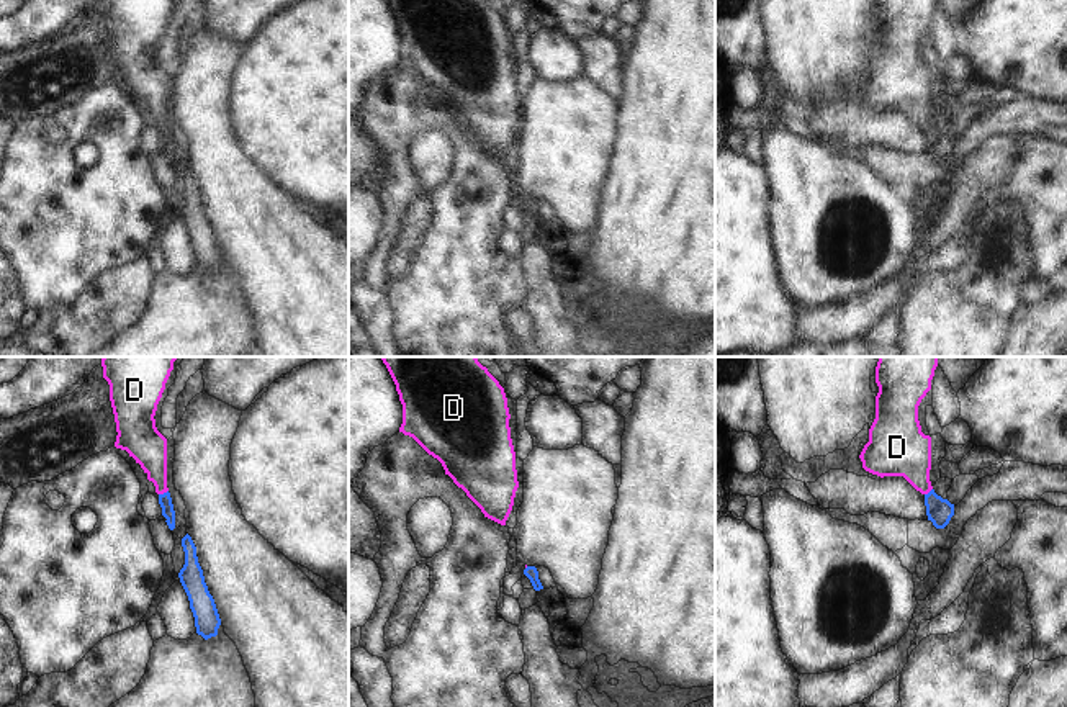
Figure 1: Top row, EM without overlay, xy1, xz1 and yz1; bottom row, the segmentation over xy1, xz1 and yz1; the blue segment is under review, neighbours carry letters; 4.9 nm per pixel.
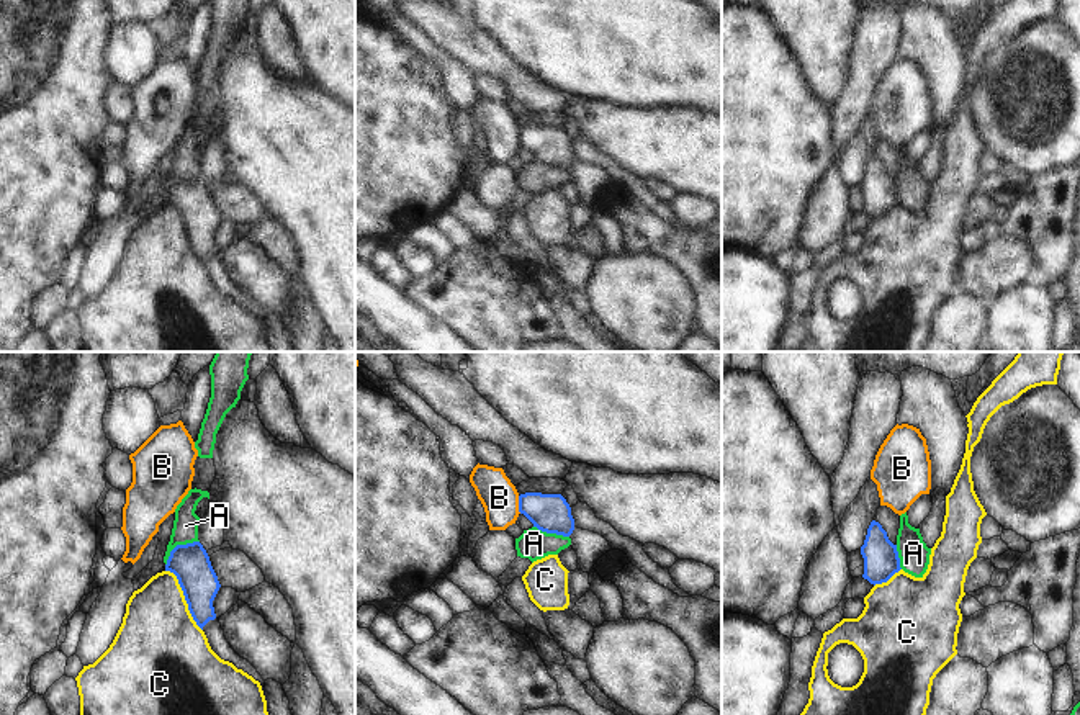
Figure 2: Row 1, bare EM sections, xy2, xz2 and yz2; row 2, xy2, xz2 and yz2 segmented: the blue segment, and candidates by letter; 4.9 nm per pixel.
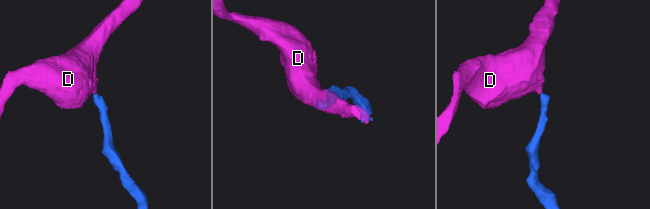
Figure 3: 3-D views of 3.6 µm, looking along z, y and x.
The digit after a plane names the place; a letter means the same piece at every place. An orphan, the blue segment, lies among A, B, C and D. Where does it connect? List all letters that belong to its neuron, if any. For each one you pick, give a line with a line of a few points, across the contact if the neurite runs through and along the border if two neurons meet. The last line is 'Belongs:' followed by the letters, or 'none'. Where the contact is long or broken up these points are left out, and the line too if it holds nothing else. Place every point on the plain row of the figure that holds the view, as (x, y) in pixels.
D: xy1 (164, 133), (164, 126), (153, 89), (146, 79)
Belongs: D

